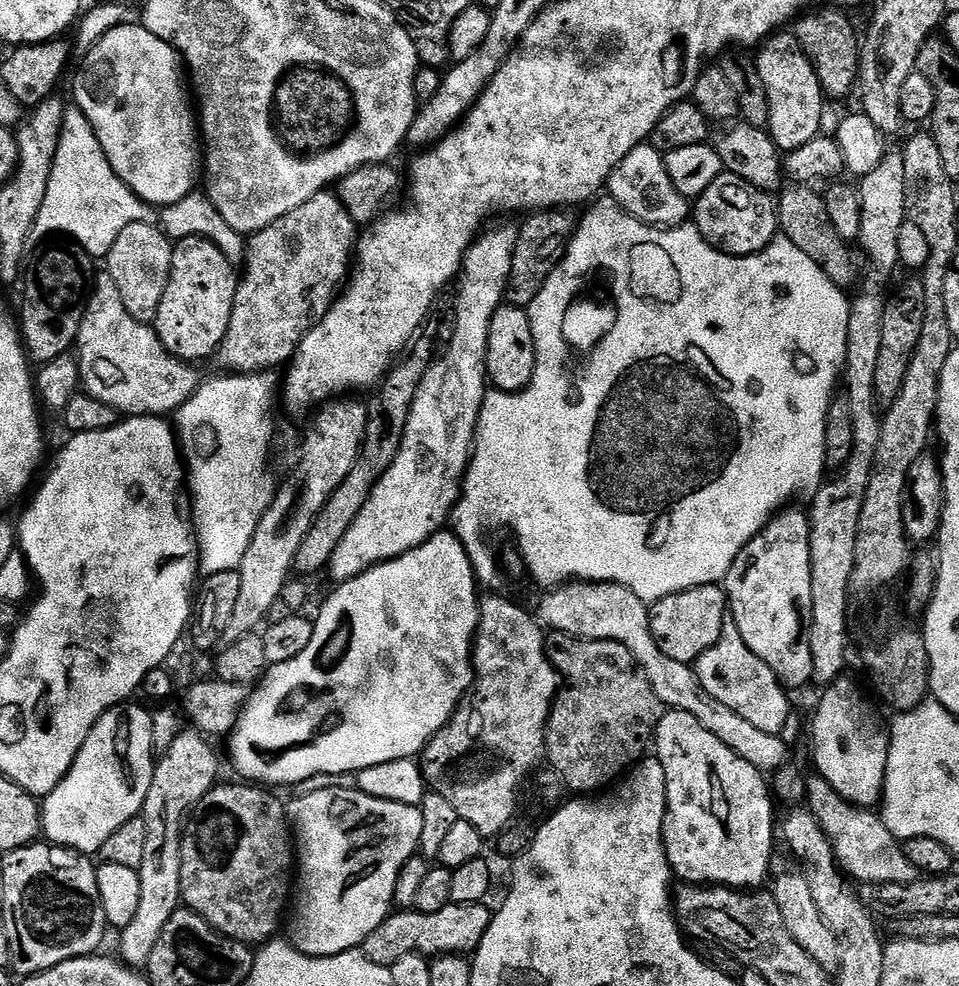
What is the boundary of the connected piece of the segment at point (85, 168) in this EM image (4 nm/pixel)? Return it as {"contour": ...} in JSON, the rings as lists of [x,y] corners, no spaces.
{"contour":[[[67,107],[64,111],[62,138],[58,142],[54,168],[51,170],[46,199],[31,228],[29,247],[37,247],[50,234],[64,235],[90,253],[95,259],[107,257],[118,235],[127,226],[155,221],[153,207],[140,200],[110,166],[89,119],[80,108]]]}

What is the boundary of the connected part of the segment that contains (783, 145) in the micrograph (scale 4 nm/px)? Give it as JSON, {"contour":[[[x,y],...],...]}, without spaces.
{"contour":[[[781,30],[769,36],[763,41],[760,50],[760,53],[755,53],[754,59],[762,78],[762,86],[766,86],[766,98],[770,102],[766,131],[781,153],[787,154],[798,150],[798,146],[806,146],[806,142],[821,135],[826,97],[814,66],[806,58],[791,31]]]}

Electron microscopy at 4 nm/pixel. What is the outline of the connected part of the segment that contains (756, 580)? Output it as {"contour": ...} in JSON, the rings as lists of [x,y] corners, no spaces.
{"contour":[[[788,506],[776,513],[768,524],[734,558],[722,587],[728,597],[730,618],[742,634],[742,642],[774,670],[774,674],[785,689],[800,688],[812,680],[812,659],[810,658],[810,521],[807,511]]]}

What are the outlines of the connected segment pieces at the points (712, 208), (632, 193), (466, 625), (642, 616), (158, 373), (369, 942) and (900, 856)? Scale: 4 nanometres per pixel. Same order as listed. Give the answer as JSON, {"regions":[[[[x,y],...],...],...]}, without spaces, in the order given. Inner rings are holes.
{"regions":[[[[723,171],[718,178],[714,178],[714,182],[710,182],[710,186],[706,186],[702,195],[695,197],[694,226],[706,243],[720,252],[725,252],[727,256],[753,256],[778,235],[778,204],[769,193],[750,186],[746,178],[738,178],[738,174]]],[[[648,142],[630,150],[630,154],[626,154],[622,162],[618,162],[618,166],[610,174],[606,192],[616,201],[618,207],[654,228],[679,228],[690,216],[689,197],[674,190],[665,157]]],[[[441,530],[434,533],[428,540],[423,540],[421,544],[416,545],[414,548],[409,548],[407,552],[401,552],[393,558],[393,560],[382,560],[373,563],[371,566],[365,567],[364,571],[349,575],[343,582],[335,585],[336,589],[328,596],[328,601],[320,608],[320,613],[314,616],[314,623],[312,626],[312,637],[310,643],[306,645],[306,650],[302,650],[302,654],[298,654],[298,658],[290,658],[290,662],[282,662],[281,664],[273,664],[269,667],[268,671],[264,673],[263,680],[259,684],[255,685],[252,695],[240,712],[239,718],[236,720],[236,726],[230,733],[230,739],[232,739],[232,764],[241,772],[243,779],[248,782],[255,782],[260,786],[272,786],[268,784],[300,784],[317,779],[322,776],[343,776],[347,777],[349,774],[355,774],[366,770],[370,766],[382,766],[382,762],[394,762],[395,760],[411,760],[419,757],[423,753],[426,745],[435,738],[436,735],[441,732],[445,726],[450,722],[450,718],[456,713],[456,708],[464,701],[464,697],[468,695],[472,681],[474,679],[474,673],[472,671],[472,645],[476,638],[476,627],[480,621],[480,601],[481,597],[476,596],[476,588],[478,589],[478,581],[476,578],[476,572],[472,568],[470,558],[466,554],[466,550],[462,546],[462,542],[456,537],[455,532],[451,530]],[[344,619],[348,619],[348,649],[344,652],[344,657],[341,658],[337,664],[332,664],[329,668],[323,668],[319,664],[320,655],[324,652],[324,647],[335,638],[340,632],[340,627],[344,624]]],[[[569,582],[551,589],[545,596],[548,597],[541,602],[538,616],[551,631],[564,632],[567,636],[577,636],[583,640],[613,640],[626,646],[626,650],[634,654],[646,678],[650,678],[650,686],[654,686],[654,694],[658,694],[665,709],[694,714],[694,718],[698,718],[698,722],[702,722],[702,726],[706,726],[718,742],[730,746],[738,758],[746,758],[746,762],[760,772],[771,774],[789,763],[788,744],[783,735],[765,734],[763,730],[756,729],[752,723],[746,722],[746,718],[734,714],[730,706],[706,694],[693,665],[674,662],[674,658],[658,650],[658,642],[654,642],[654,634],[650,630],[649,605],[643,604],[633,592],[626,590],[626,586]]],[[[97,275],[88,309],[80,323],[74,355],[80,364],[80,383],[89,396],[129,416],[167,417],[193,396],[202,383],[199,367],[172,356],[162,346],[155,327],[135,320],[114,286],[114,278]]],[[[487,903],[483,904],[447,904],[435,914],[422,914],[411,910],[393,911],[366,938],[362,951],[370,962],[391,968],[398,958],[405,954],[421,952],[423,956],[435,958],[437,956],[455,956],[457,954],[475,953],[476,947],[482,942],[486,930],[492,921],[493,909]]],[[[818,774],[808,777],[806,807],[814,814],[814,818],[818,818],[826,838],[830,838],[837,864],[853,881],[863,884],[905,884],[918,879],[915,866],[910,858],[906,858],[903,843],[890,834],[890,830],[886,830],[883,819],[877,813],[875,816],[875,811],[848,804],[846,798],[837,794],[834,786],[830,786],[830,782]]]]}

